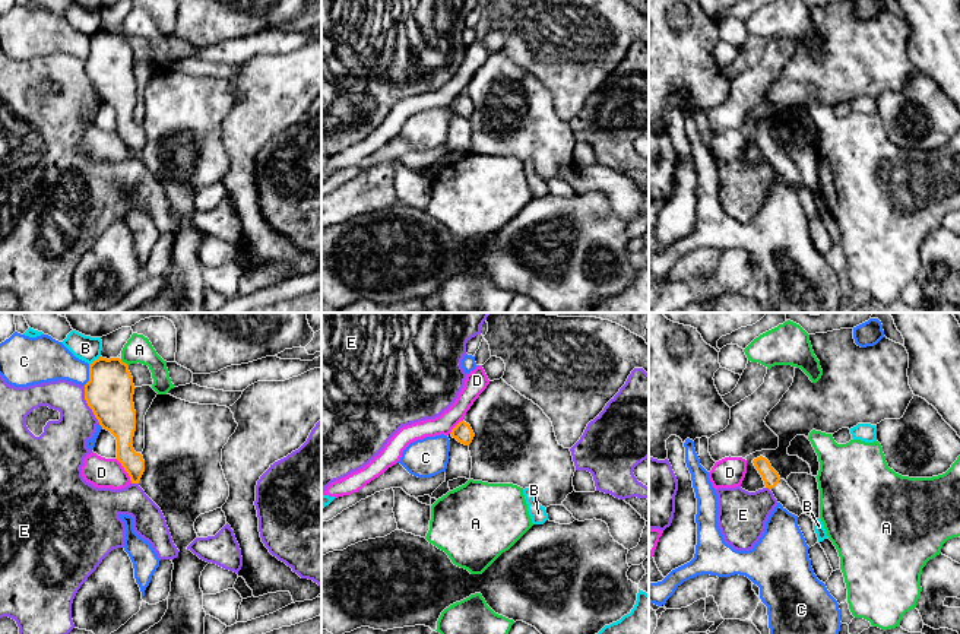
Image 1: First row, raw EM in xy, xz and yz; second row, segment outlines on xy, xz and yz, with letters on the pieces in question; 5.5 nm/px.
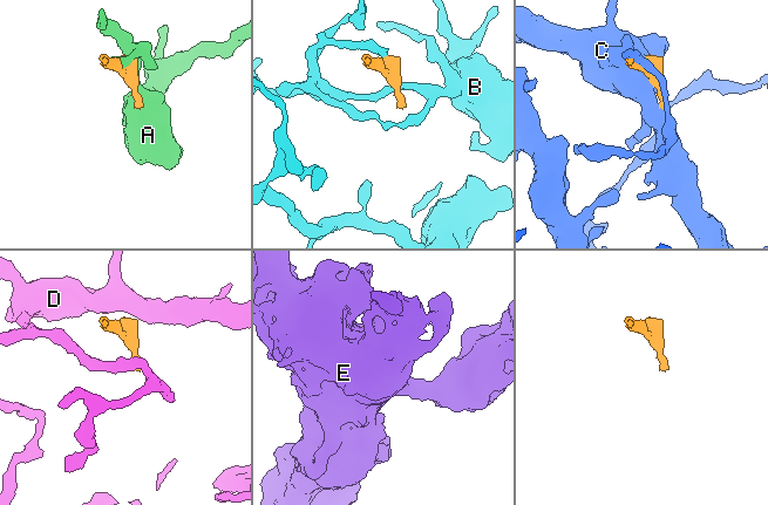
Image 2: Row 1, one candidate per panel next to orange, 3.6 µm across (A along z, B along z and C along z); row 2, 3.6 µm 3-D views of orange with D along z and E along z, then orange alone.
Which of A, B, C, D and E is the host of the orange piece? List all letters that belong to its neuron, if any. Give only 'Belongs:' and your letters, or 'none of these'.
Belongs: none of these

